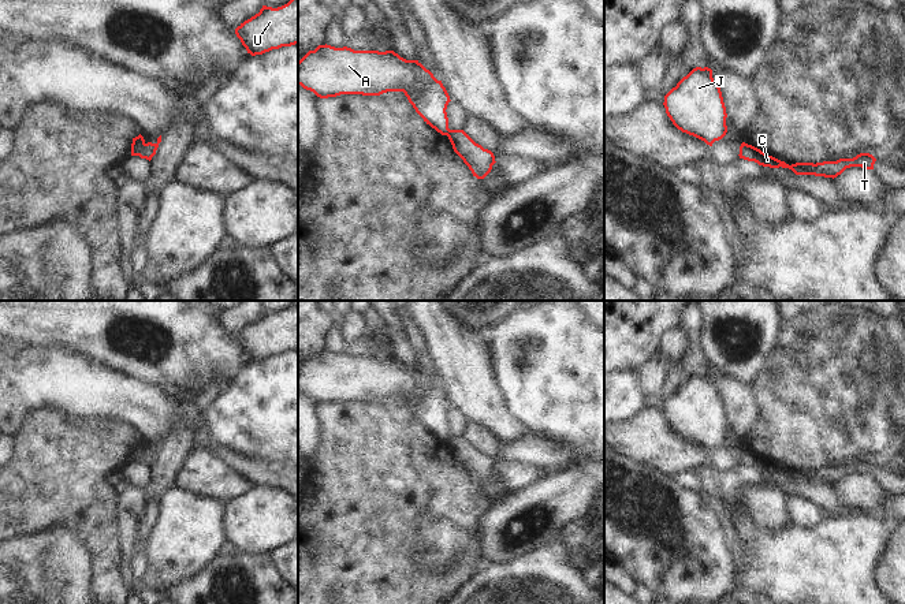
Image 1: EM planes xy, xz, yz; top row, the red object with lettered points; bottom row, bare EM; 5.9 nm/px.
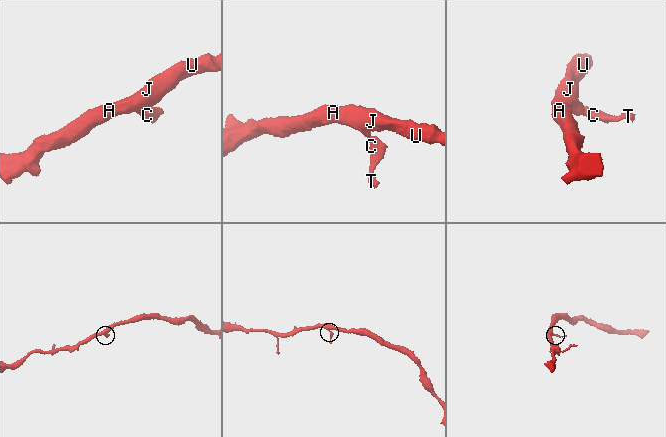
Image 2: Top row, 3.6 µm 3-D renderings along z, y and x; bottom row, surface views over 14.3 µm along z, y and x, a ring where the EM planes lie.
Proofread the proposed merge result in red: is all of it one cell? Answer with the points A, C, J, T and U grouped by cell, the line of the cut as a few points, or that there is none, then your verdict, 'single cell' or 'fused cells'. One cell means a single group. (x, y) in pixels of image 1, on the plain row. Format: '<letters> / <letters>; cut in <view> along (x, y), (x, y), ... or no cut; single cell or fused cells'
A J U / C T; cut in xy along (145, 450), (137, 461); fused cells

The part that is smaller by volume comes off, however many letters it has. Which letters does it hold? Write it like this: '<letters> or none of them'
C, T

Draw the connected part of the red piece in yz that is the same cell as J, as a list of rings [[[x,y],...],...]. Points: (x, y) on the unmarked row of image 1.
[[[696,373],[666,402],[666,420],[673,430],[712,452],[727,439],[726,413],[708,373]]]

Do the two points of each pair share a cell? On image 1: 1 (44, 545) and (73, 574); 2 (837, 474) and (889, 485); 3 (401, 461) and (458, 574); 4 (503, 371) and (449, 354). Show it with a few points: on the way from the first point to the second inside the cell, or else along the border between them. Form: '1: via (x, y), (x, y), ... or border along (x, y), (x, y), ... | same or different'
1: via (55, 545), (60, 545), (73, 558), (73, 563) | same
2: via (851, 469), (872, 469), (876, 472) | same
3: via (401, 489), (406, 519), (432, 545) | same
4: border along (485, 336), (492, 375), (502, 399) | different

